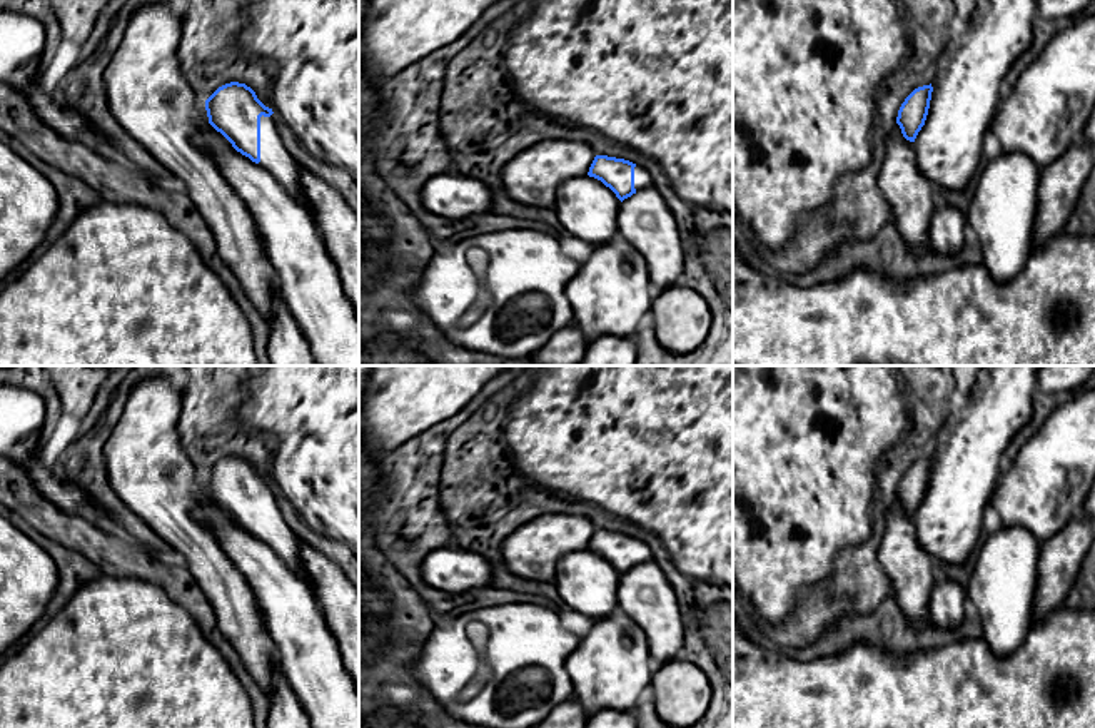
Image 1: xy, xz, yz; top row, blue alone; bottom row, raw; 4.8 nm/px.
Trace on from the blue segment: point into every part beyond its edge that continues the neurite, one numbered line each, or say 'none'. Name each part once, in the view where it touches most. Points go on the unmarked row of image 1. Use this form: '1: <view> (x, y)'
1: xy (274, 531)

